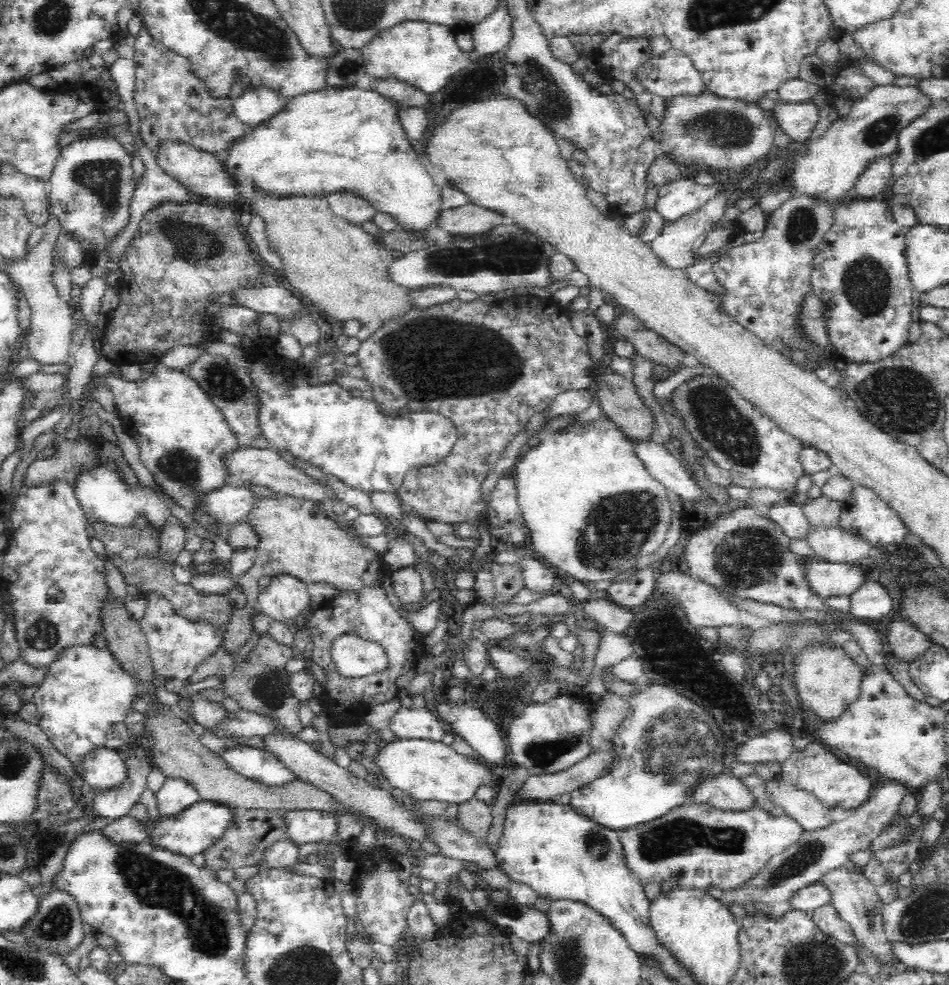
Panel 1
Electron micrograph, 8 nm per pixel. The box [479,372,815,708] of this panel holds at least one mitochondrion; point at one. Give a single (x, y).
(615, 533)

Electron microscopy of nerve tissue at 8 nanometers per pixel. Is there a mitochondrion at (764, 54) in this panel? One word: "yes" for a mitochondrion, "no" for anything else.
no

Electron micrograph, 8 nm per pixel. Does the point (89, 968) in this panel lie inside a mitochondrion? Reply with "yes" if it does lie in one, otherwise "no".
no

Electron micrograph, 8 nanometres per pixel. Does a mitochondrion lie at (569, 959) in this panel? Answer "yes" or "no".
yes

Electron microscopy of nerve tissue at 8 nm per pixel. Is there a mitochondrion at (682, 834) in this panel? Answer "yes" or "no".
yes

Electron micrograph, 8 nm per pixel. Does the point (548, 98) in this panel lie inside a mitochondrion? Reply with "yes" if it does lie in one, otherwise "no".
yes

